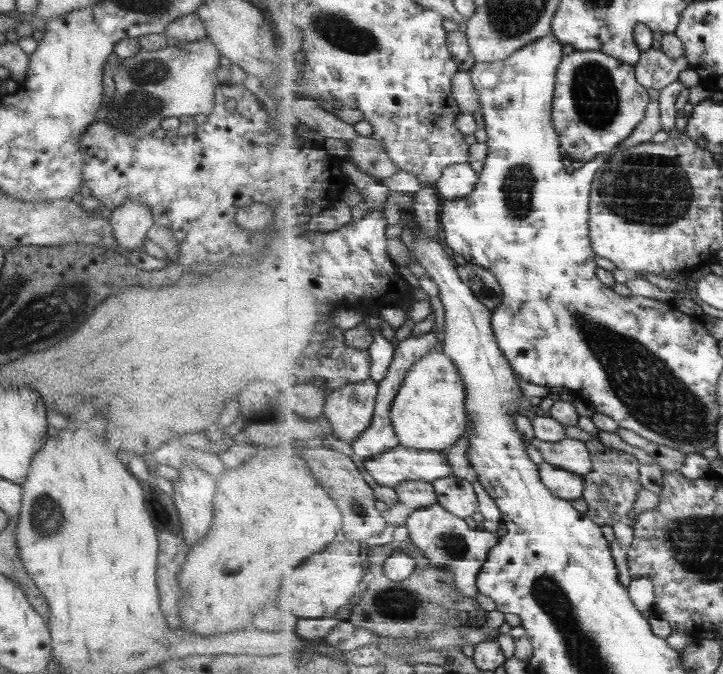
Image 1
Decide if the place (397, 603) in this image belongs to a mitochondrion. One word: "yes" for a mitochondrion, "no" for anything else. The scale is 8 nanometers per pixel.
yes

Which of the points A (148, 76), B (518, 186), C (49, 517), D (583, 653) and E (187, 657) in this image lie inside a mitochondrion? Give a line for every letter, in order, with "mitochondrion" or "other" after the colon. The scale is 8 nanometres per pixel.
A: mitochondrion
B: mitochondrion
C: mitochondrion
D: mitochondrion
E: other

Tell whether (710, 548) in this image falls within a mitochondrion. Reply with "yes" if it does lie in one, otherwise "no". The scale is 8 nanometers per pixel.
yes

